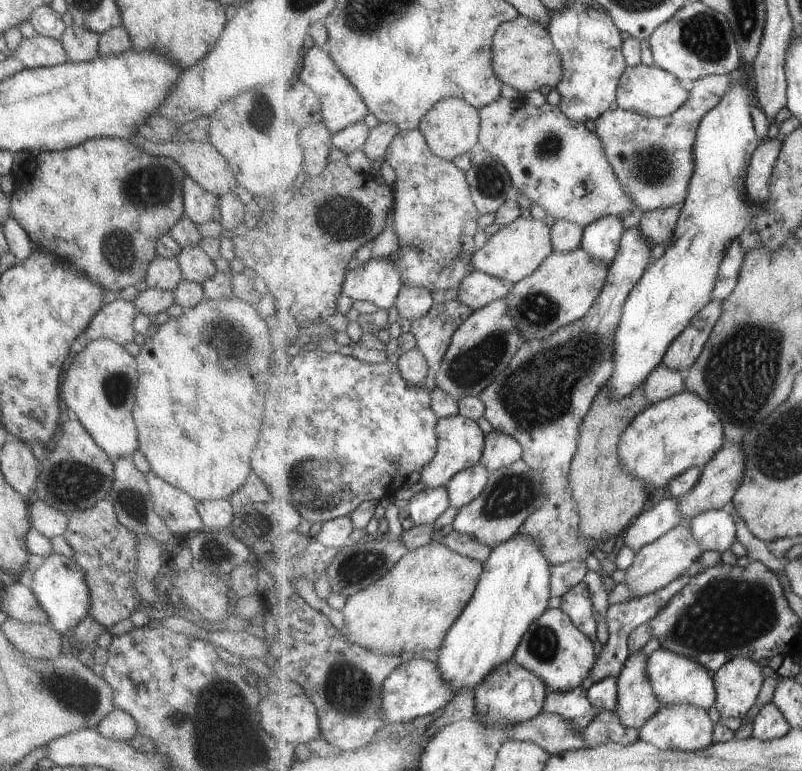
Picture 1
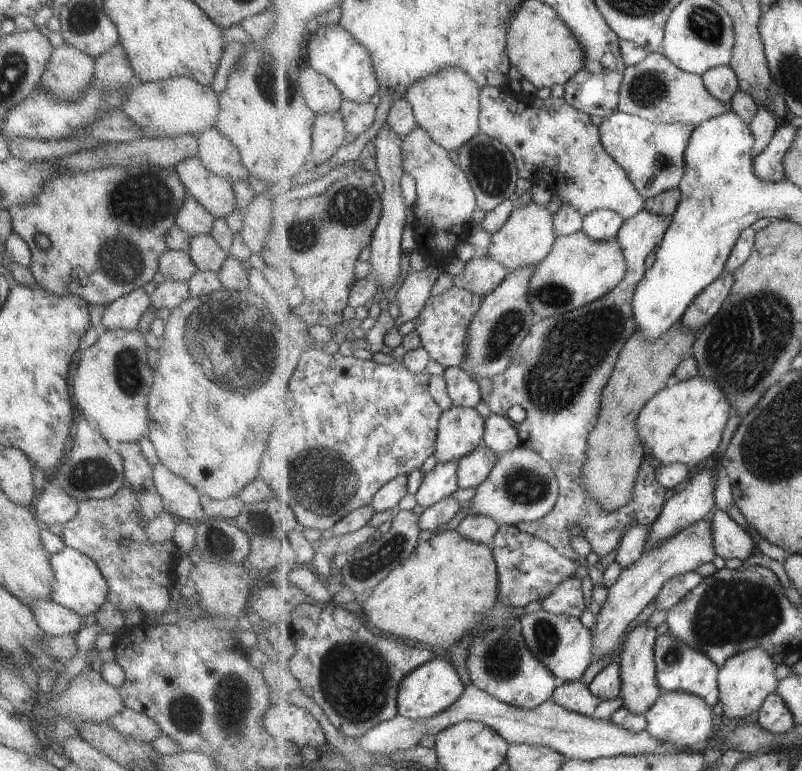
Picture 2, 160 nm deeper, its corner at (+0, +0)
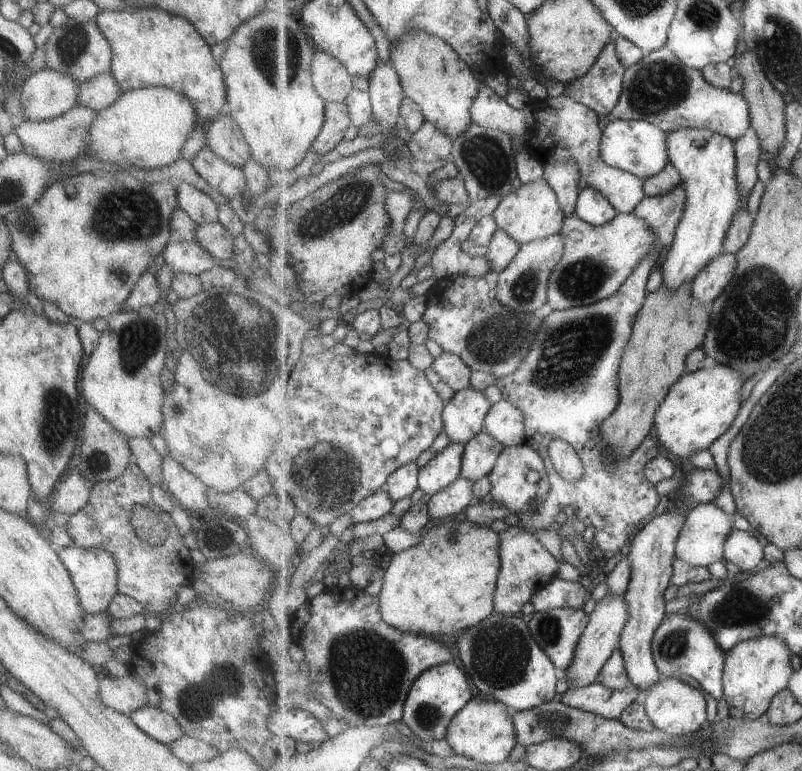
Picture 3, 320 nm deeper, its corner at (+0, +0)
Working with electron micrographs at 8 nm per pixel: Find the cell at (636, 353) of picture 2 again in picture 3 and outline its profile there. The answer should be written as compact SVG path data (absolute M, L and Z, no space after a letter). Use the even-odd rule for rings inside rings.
M661 284L646 298L635 319L630 345L620 366L620 403L600 426L619 461L629 457L651 435L657 409L671 387L686 373L686 358L706 340L711 326L710 312L710 306L704 305L693 294L692 284L683 285L674 293L667 285Z

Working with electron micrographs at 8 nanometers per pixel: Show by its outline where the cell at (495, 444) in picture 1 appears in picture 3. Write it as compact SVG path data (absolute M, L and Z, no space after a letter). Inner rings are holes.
M505 398L491 407L490 413L486 416L484 428L505 447L526 442L525 413Z

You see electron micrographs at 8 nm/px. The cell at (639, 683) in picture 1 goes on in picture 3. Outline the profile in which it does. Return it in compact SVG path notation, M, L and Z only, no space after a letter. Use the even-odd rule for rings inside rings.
M678 511L663 512L650 519L633 536L626 551L632 570L631 580L626 590L626 601L629 603L630 613L628 623L620 638L620 649L627 663L631 685L639 687L643 693L663 678L655 662L654 636L667 614L663 594L669 588L674 573L674 560L677 557L676 544L685 520L686 516Z

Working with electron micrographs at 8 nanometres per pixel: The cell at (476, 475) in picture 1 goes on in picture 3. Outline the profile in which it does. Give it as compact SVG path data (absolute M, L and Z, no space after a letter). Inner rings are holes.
M483 430L466 444L462 462L462 476L473 482L477 482L483 476L488 476L495 468L504 448L504 444Z

